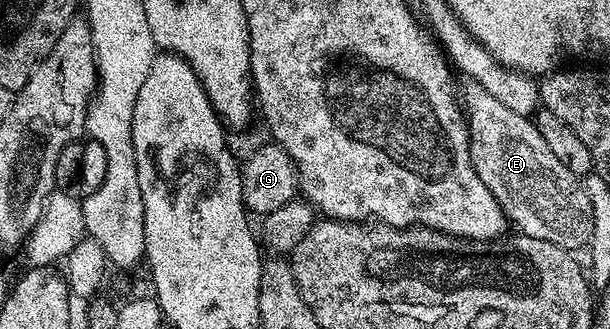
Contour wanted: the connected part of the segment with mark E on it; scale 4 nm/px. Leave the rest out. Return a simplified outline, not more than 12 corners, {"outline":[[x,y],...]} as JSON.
{"outline":[[460,84],[476,174],[523,236],[585,249],[593,206],[528,116]]}

